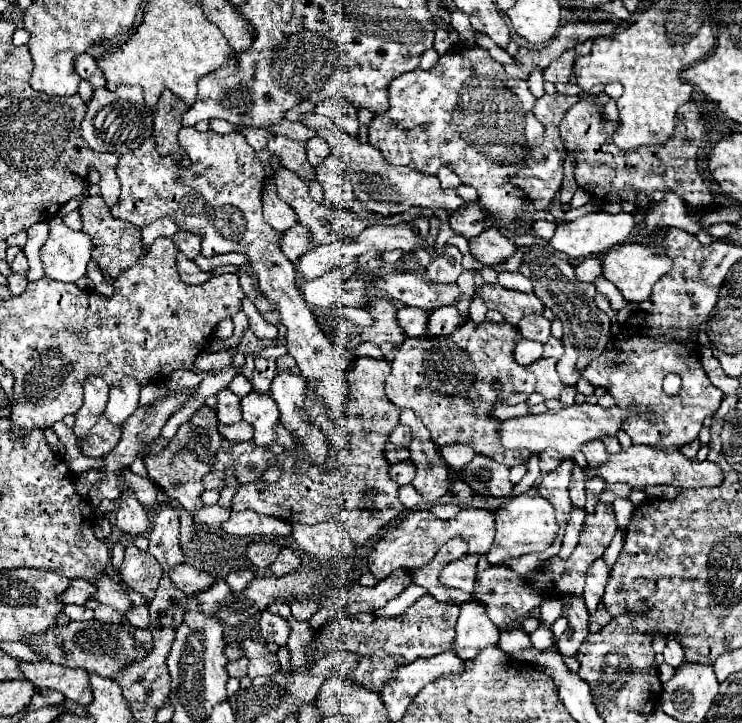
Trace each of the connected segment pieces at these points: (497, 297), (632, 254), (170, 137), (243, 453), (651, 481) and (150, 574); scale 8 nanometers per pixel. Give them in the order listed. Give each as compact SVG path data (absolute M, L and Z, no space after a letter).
M484 283L482 287L476 287L472 293L474 297L482 297L488 309L496 309L504 315L504 321L510 325L516 325L522 317L536 313L542 315L544 313L544 303L540 303L540 299L536 299L534 293L520 293L520 291L512 291L502 287L500 283Z
M628 243L628 245L616 247L616 251L606 251L602 259L604 259L604 277L612 281L620 289L624 299L630 303L648 301L652 295L654 283L672 269L672 259L666 253L652 251L650 247L640 243Z
M170 91L160 95L158 107L154 111L154 137L156 137L156 151L160 155L178 153L180 145L176 133L182 127L182 115L186 113L186 105L180 103Z
M224 441L220 451L216 453L216 463L212 473L204 477L204 487L222 489L224 487L224 469L232 467L238 483L250 483L264 475L266 469L274 465L276 455L264 447L258 447L252 441L230 443Z
M632 445L626 451L620 451L618 455L612 455L608 459L606 465L592 469L586 467L586 479L588 475L600 475L602 479L606 479L608 483L618 483L624 481L628 483L632 489L644 489L646 485L676 485L682 489L688 487L716 487L724 481L724 473L720 471L720 465L714 461L692 461L690 457L686 457L680 449L666 453L658 447L650 447L650 445Z
M128 545L118 575L122 583L128 585L128 589L142 593L150 601L162 579L162 567L148 551L140 551L134 545Z

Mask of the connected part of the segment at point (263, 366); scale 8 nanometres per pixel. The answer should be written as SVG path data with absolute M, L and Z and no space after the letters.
M256 359L254 363L256 363L256 369L254 369L252 379L250 379L252 389L266 393L270 389L274 375L276 375L276 365L274 365L274 361L268 361L268 359Z

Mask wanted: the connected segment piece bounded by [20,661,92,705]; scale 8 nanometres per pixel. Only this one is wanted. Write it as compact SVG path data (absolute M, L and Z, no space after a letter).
M50 661L42 663L24 663L22 673L36 689L56 689L66 699L72 699L80 705L92 703L92 687L90 687L90 675L86 669L68 669Z

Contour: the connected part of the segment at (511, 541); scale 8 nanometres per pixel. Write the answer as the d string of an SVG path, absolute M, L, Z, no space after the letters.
M528 495L510 497L508 505L492 511L492 515L496 523L496 537L486 557L490 565L498 565L502 561L510 561L526 553L540 553L554 541L554 535L558 531L554 519L554 507L544 497L528 497Z

